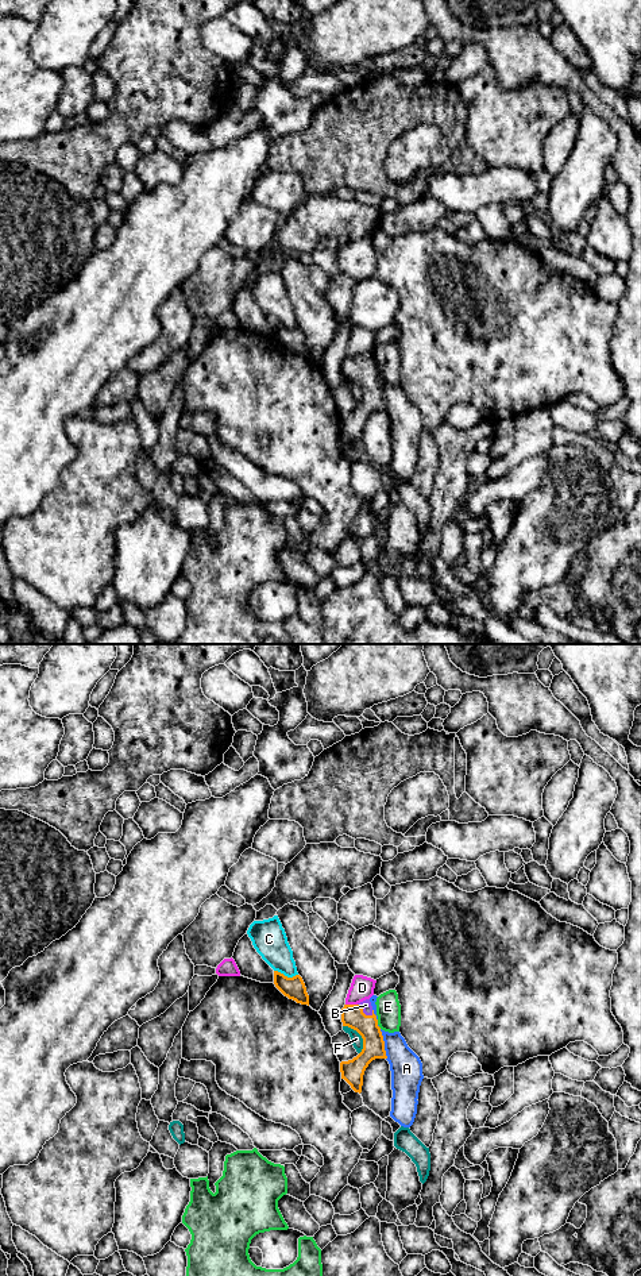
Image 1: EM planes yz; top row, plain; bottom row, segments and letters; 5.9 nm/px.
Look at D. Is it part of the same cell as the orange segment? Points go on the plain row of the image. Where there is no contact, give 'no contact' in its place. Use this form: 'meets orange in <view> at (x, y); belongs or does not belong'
meets orange in yz at (351, 357); does not belong

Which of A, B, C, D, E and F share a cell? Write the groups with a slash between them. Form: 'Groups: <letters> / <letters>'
Groups: A / B / C / D / E / F

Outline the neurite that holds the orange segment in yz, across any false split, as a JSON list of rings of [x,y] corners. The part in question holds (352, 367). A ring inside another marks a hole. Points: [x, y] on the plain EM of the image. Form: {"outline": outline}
{"outline": [[[370,351],[358,356],[344,356],[341,361],[343,378],[356,382],[363,390],[362,404],[348,413],[340,415],[341,431],[344,431],[355,444],[362,444],[363,427],[368,416],[375,410],[387,410],[385,393],[378,378]]]}

